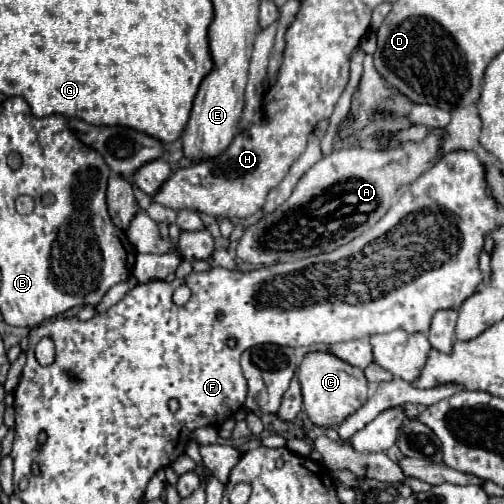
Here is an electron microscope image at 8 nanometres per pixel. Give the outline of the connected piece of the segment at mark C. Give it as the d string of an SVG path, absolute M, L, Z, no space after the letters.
M310 352L300 364L298 378L302 384L302 396L304 396L304 410L312 424L316 426L338 426L342 424L350 414L354 414L368 398L368 386L364 372L360 368L354 368L336 356L328 352Z

